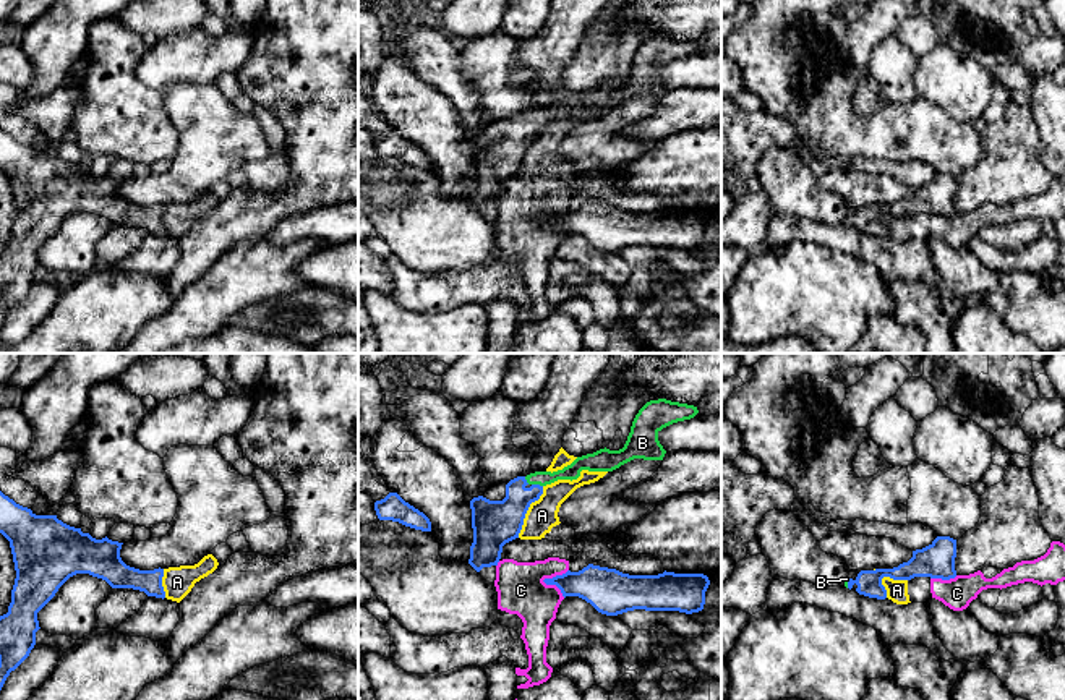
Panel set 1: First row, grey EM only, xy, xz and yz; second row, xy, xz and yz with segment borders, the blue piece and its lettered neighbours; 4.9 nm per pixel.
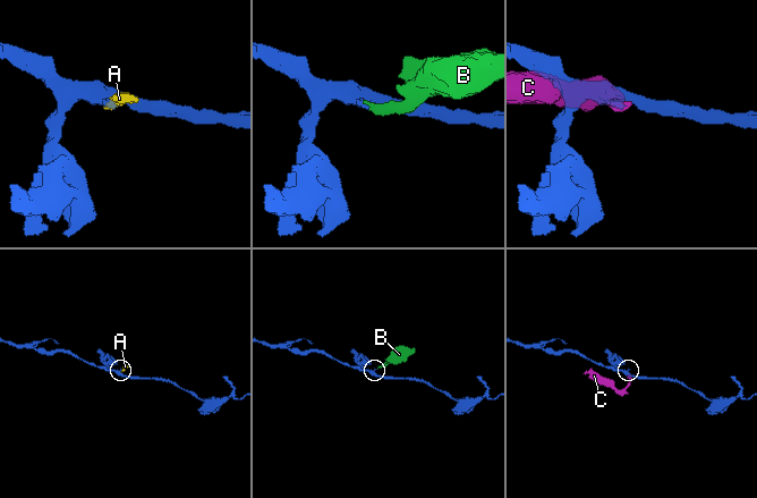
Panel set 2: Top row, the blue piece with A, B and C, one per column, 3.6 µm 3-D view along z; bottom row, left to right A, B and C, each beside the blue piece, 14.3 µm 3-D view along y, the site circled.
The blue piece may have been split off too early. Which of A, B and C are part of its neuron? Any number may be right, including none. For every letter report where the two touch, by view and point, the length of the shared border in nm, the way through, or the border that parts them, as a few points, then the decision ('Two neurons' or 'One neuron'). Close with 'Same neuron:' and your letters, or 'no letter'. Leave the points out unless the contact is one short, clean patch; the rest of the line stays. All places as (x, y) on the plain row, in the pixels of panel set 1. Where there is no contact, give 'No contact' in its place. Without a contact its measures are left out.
A: Touches blue at xz (527, 146). Shared border 280 nm. Boundary: xz (543, 123), (543, 128), (530, 141), (517, 174). Two neurons
B: Touches blue at xz (537, 122). Shared border 60 nm. Path across: xz (501, 157), (537, 122), (547, 114), (571, 109). One neuron
C: Touches blue at xz (555, 221). Shared border 150 nm. Boundary: xz (542, 217), (555, 222), (564, 234). Two neurons
Same neuron: B

